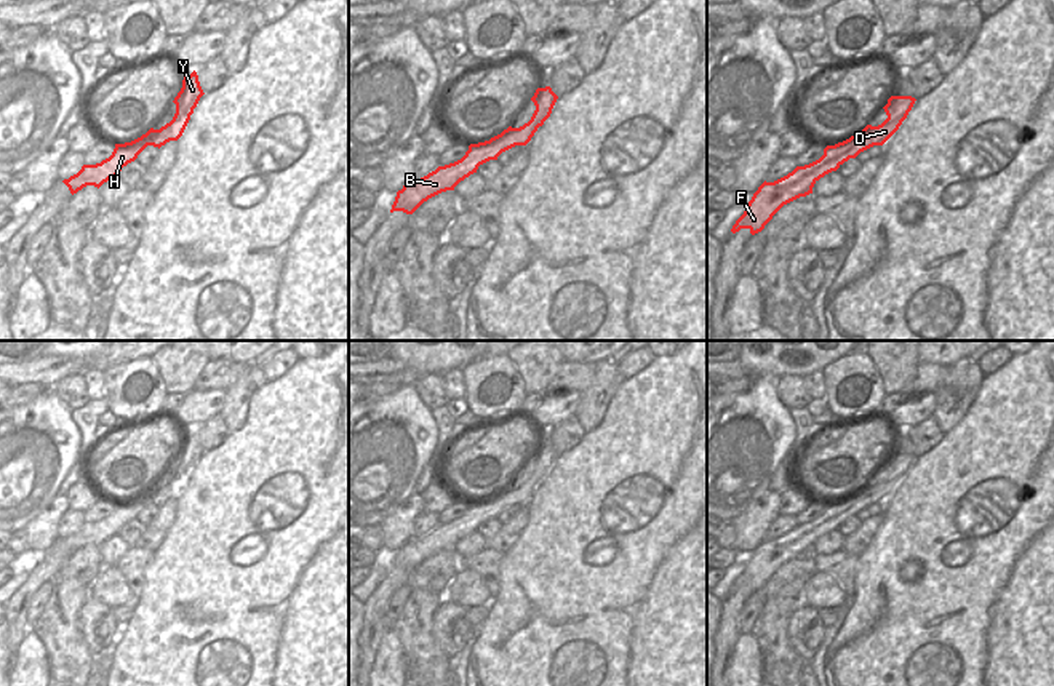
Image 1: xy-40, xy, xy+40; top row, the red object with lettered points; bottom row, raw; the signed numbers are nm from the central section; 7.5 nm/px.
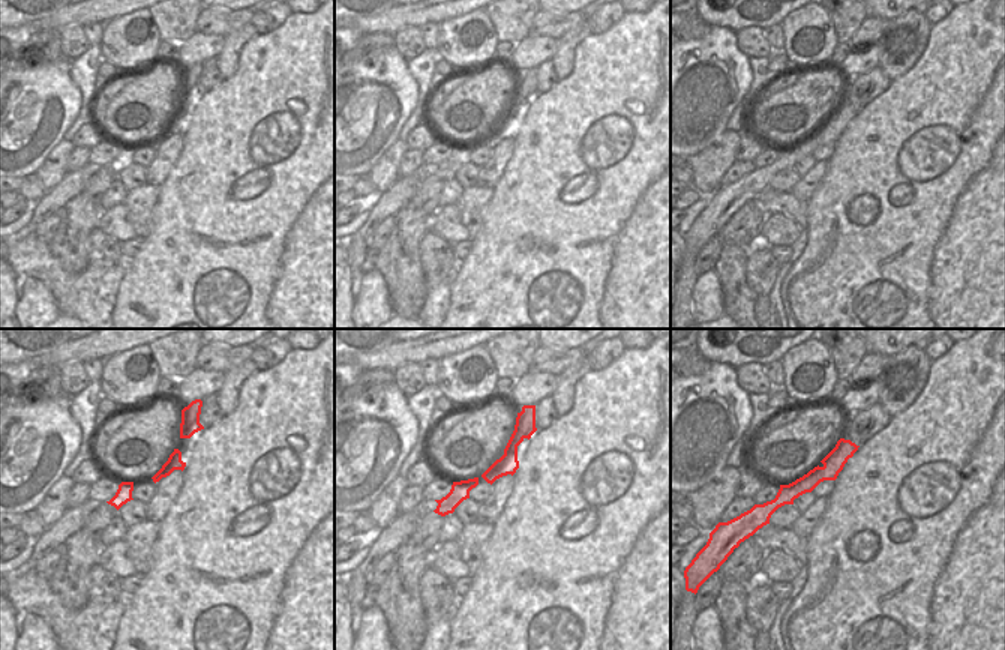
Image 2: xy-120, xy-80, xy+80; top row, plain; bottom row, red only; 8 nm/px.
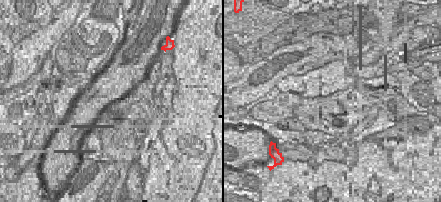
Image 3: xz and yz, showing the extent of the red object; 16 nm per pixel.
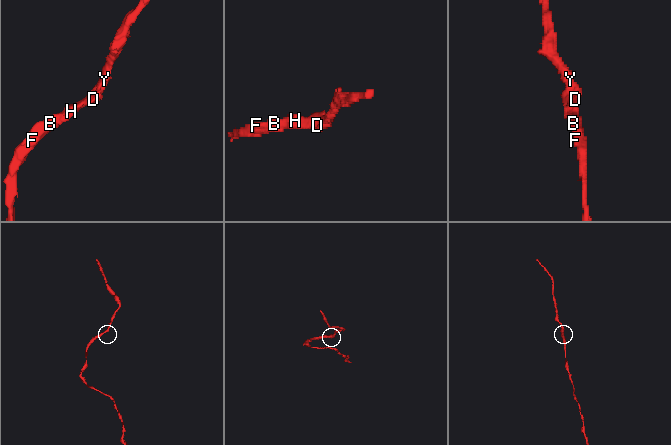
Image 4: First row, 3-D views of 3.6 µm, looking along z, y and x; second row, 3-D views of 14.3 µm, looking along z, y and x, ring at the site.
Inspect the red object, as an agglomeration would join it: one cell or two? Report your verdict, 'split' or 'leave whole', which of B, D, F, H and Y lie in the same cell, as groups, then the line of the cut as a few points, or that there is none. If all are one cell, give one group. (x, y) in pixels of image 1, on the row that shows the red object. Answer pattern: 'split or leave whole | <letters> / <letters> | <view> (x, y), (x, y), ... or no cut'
leave whole | B D F H Y | no cut

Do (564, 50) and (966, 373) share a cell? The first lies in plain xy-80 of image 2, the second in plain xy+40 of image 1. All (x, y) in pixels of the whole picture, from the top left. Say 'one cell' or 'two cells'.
one cell

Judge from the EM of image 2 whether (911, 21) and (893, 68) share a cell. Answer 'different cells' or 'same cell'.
same cell

